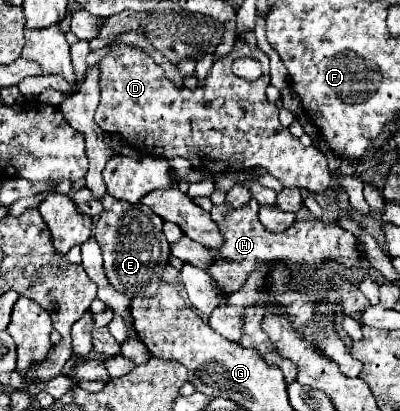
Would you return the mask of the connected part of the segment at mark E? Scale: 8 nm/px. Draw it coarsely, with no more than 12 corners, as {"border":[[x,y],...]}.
{"border":[[109,195],[95,223],[105,275],[127,297],[161,283],[169,243],[145,205]]}

